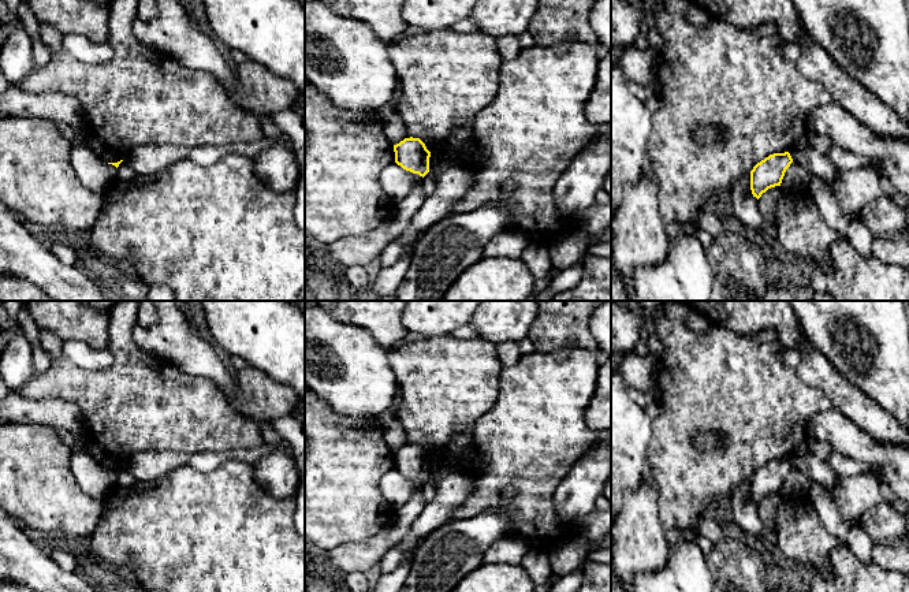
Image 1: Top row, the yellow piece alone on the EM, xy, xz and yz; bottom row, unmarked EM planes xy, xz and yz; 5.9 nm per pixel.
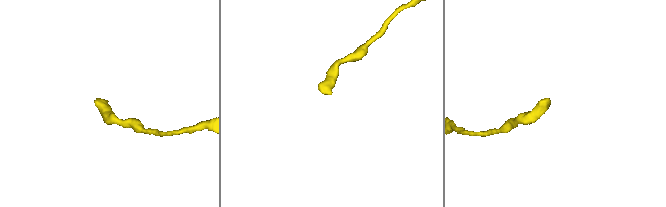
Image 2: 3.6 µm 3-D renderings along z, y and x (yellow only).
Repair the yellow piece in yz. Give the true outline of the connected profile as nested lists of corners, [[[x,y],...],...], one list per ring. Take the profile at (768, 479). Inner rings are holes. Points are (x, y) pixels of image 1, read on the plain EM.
[[[789,458],[774,459],[757,469],[750,477],[750,496],[757,506],[768,495],[781,492],[786,476],[793,469]]]

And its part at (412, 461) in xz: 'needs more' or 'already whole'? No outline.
already whole

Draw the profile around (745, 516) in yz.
[[[750,480],[735,487],[729,499],[733,511],[733,524],[740,526],[744,536],[761,539],[772,546],[778,546],[778,535],[764,526],[757,513],[757,504],[750,496]]]

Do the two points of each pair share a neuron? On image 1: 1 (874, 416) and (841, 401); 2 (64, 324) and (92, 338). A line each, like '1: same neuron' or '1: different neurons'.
1: same neuron
2: same neuron

